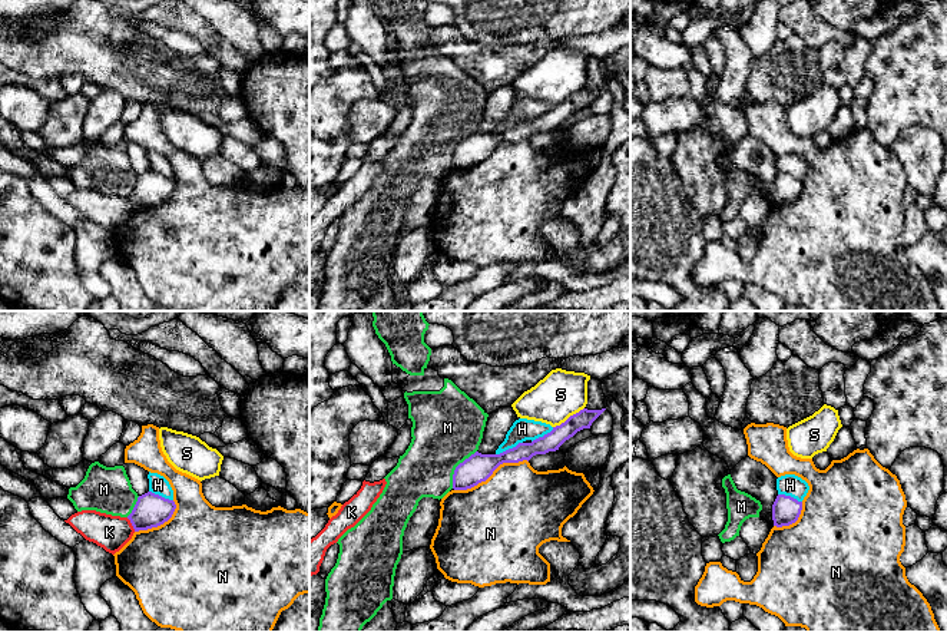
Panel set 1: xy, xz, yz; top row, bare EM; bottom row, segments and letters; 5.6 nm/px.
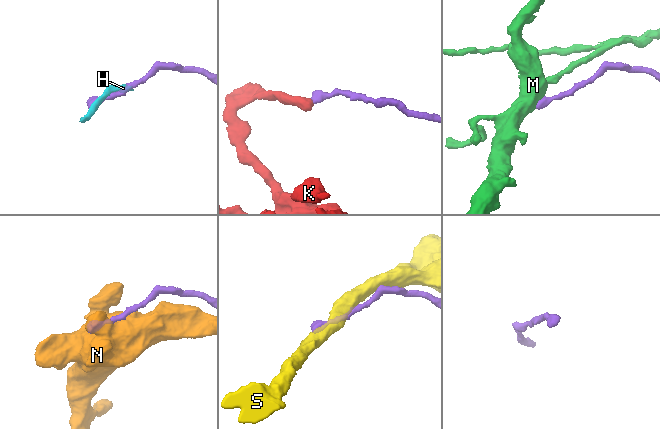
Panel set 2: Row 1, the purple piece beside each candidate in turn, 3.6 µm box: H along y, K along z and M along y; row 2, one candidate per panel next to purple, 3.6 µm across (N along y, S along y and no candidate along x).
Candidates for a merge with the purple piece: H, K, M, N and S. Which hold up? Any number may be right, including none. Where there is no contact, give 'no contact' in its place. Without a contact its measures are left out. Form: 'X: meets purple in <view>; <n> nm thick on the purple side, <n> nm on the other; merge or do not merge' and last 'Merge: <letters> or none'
H: meets purple in xz; 160 nm thick on the purple side, 120 nm on the other; do not merge
K: meets purple in xy; 190 nm thick on the purple side, 190 nm on the other; do not merge
M: meets purple in xz; 160 nm thick on the purple side, 400 nm on the other; do not merge
N: meets purple in xz; 160 nm thick on the purple side, 480 nm on the other; do not merge
S: meets purple in xz; 110 nm thick on the purple side, 260 nm on the other; do not merge
Merge: none

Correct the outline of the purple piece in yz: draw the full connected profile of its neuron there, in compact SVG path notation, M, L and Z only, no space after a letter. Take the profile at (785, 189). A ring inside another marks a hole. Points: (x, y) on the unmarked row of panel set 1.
M778 173L772 183L774 205L782 206L795 202L801 193L802 181L785 173Z

